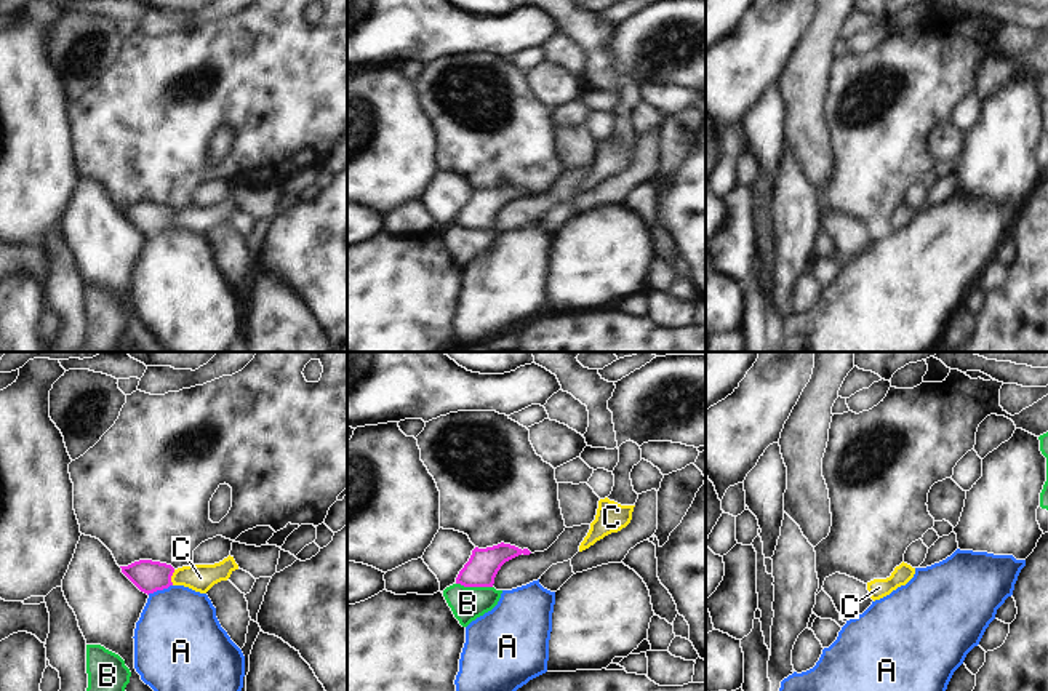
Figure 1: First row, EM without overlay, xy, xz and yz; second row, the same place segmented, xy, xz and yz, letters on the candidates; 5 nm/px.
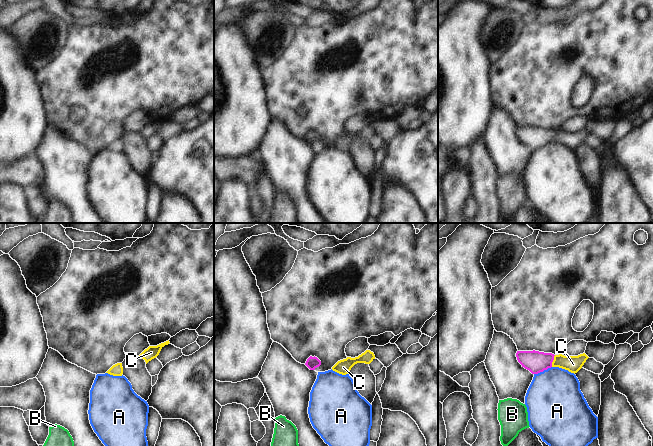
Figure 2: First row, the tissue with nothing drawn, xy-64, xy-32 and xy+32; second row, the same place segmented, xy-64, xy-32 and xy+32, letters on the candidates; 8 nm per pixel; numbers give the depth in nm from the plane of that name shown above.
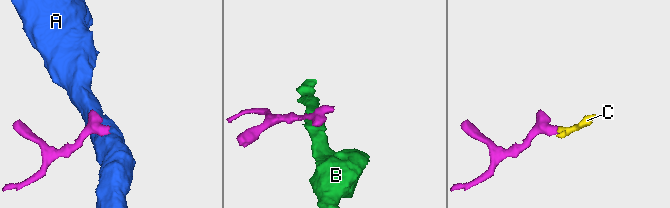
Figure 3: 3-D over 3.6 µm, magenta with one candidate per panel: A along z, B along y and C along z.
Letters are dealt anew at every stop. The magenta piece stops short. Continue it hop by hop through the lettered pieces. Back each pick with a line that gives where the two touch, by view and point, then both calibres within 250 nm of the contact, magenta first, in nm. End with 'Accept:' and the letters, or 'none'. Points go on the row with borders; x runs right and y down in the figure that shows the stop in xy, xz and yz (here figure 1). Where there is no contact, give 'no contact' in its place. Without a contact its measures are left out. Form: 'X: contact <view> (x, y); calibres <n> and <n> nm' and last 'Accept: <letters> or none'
C: contact xy (170, 578); calibres 160 and 140 nm
Accept: C

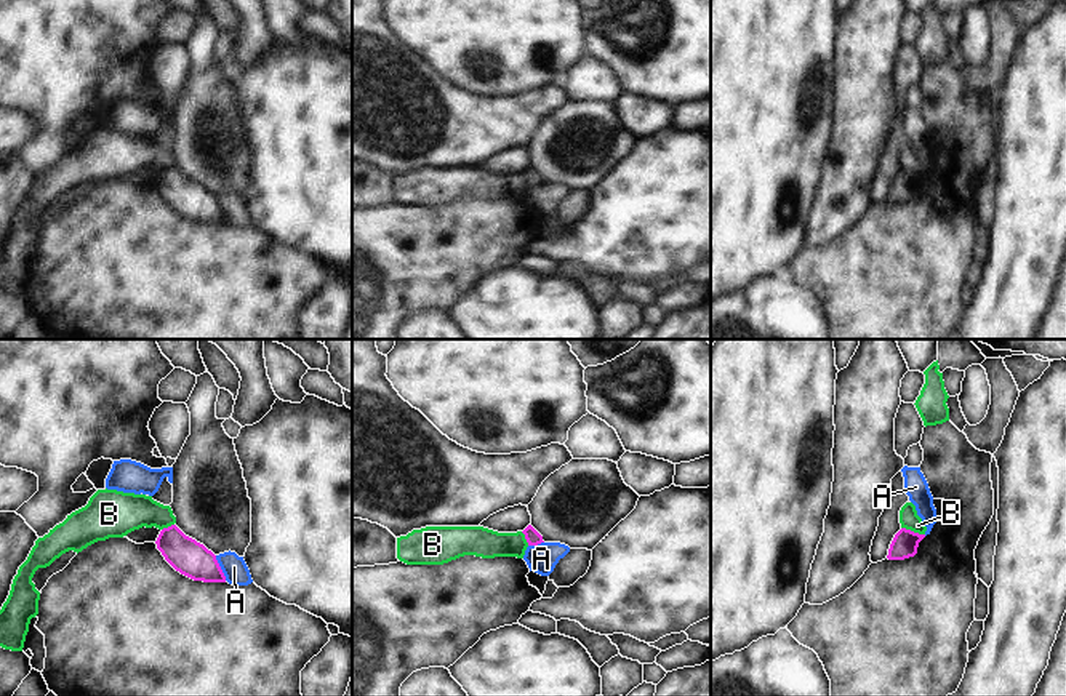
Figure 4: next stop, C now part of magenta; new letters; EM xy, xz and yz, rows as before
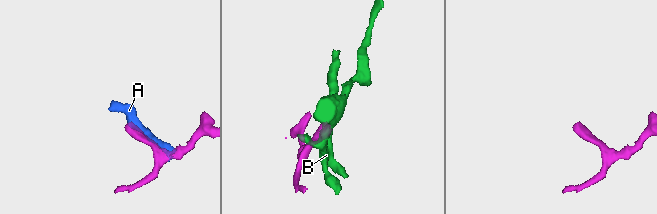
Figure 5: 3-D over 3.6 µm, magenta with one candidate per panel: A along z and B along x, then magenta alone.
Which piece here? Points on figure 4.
Accept: none

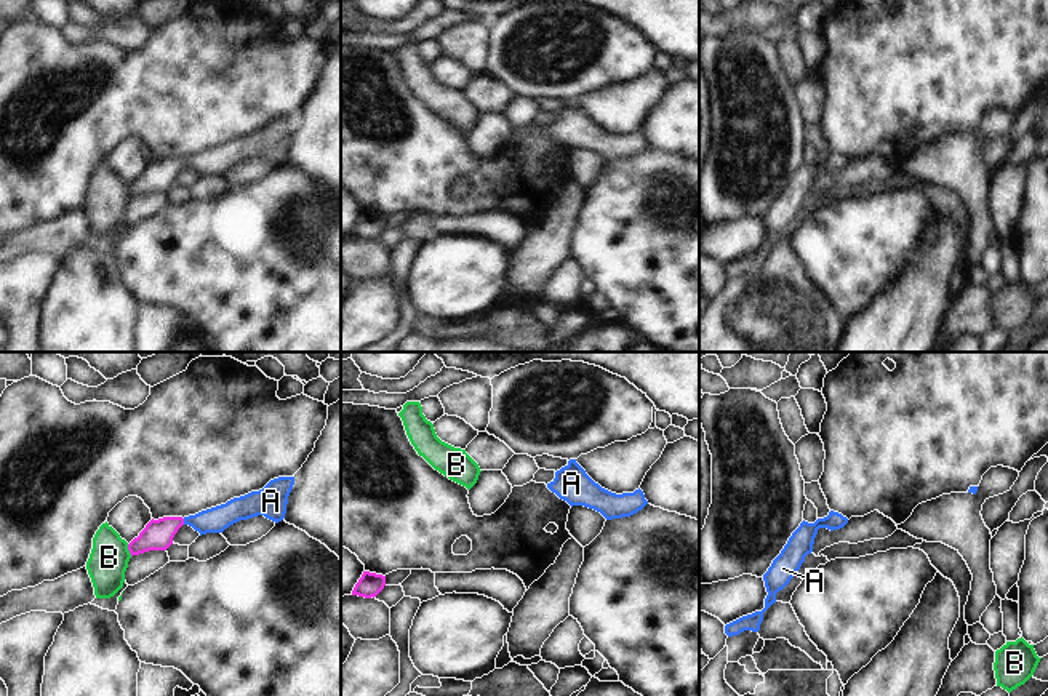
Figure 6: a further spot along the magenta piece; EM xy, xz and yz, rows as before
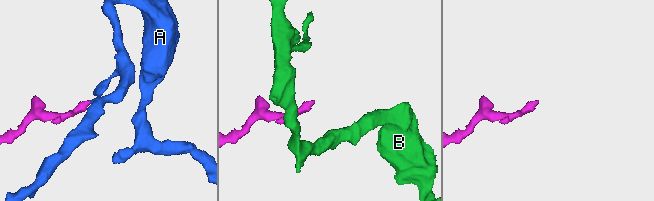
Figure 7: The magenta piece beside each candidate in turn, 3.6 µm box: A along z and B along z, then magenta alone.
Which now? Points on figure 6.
A: contact xy (183, 522); calibres 150 and 130 nm
Accept: A

